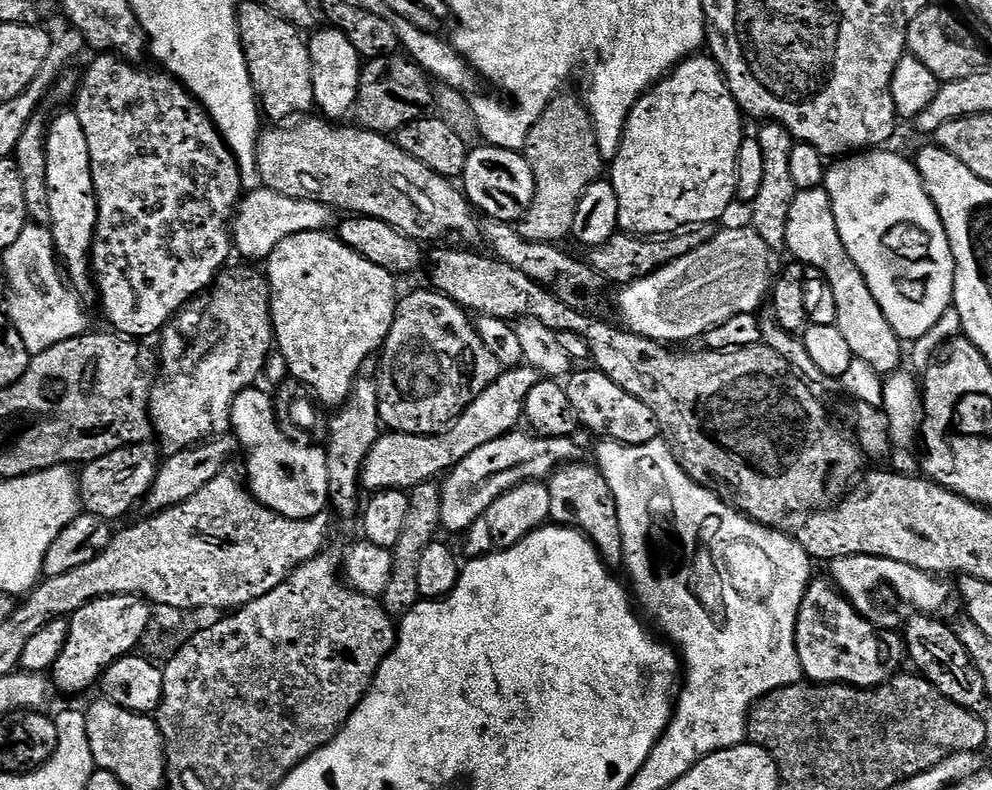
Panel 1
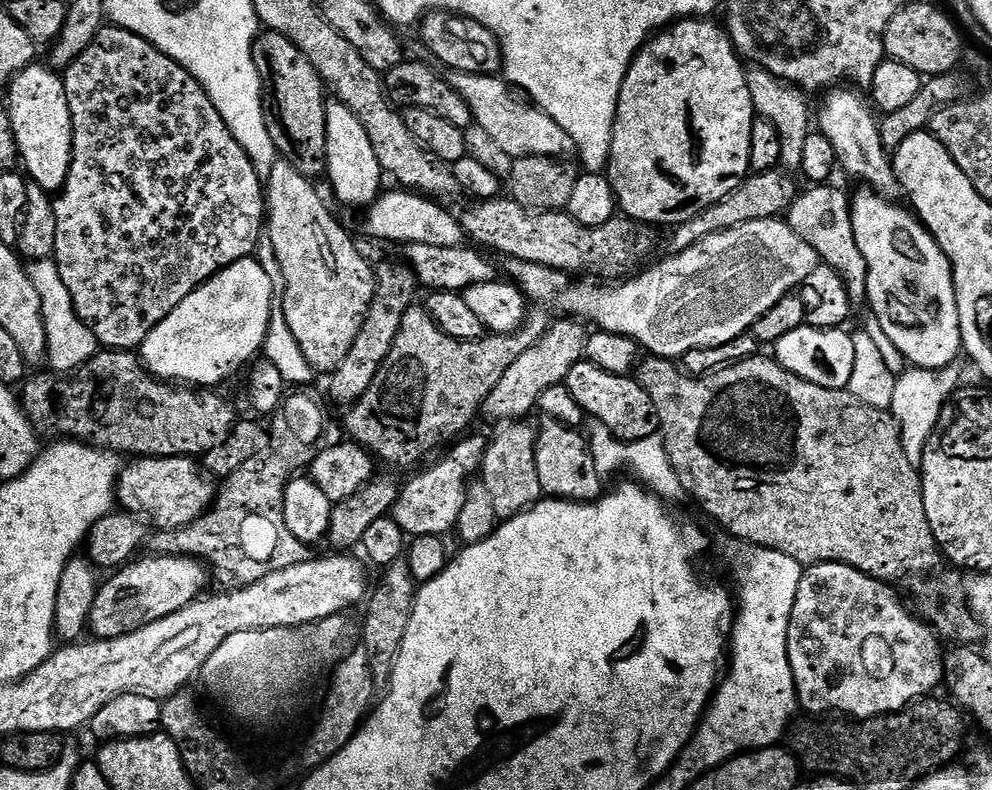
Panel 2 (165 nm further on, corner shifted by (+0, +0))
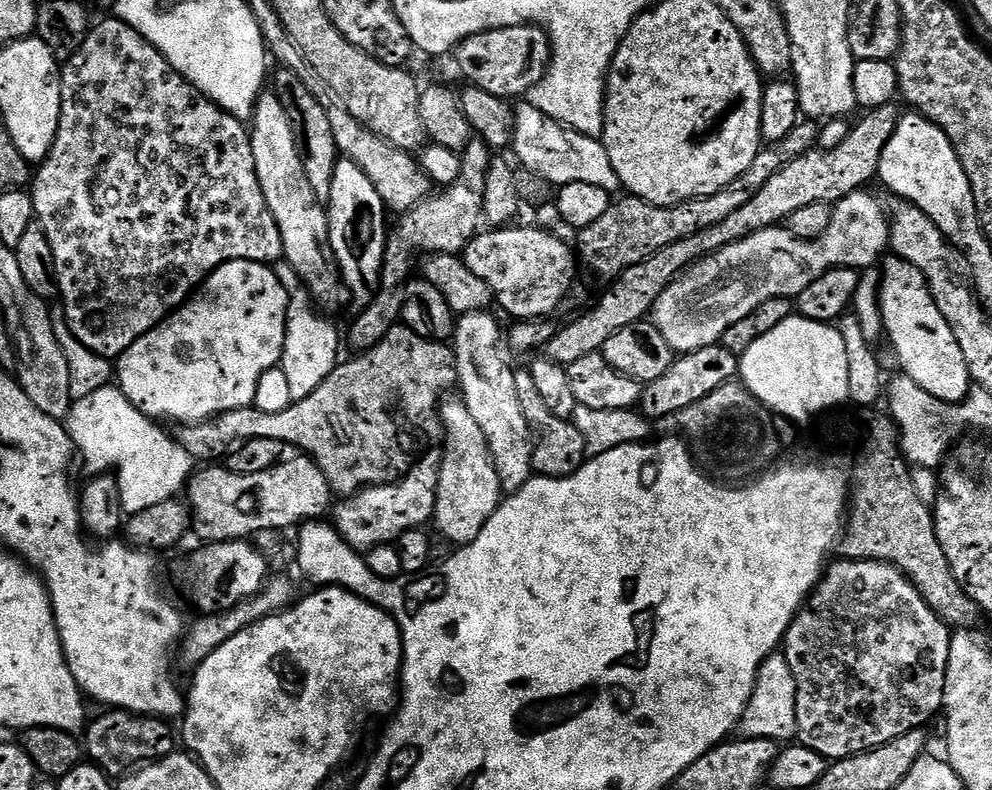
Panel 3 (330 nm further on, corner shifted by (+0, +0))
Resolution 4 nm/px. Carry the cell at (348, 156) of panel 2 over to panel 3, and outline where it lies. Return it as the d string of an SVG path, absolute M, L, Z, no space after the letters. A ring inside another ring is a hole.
M337 159L330 198L326 201L330 246L336 255L343 287L352 291L360 306L369 304L380 287L380 271L384 265L384 247L388 244L390 228L384 225L386 206L374 190L374 182L352 160Z

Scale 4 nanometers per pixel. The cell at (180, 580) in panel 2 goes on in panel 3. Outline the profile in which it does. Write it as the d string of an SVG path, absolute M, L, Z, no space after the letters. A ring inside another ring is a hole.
M247 539L208 542L201 548L204 549L185 562L184 573L180 576L184 592L189 602L197 608L197 613L219 612L222 605L224 608L238 606L251 596L258 595L269 579L267 558Z

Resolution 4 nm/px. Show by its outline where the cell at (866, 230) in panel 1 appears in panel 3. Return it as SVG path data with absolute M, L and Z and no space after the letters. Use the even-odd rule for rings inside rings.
M895 254L882 264L880 309L887 339L898 352L903 374L942 402L957 404L964 400L970 391L970 377L966 358L962 358L962 346L958 346L950 322L938 310L926 278L910 261Z

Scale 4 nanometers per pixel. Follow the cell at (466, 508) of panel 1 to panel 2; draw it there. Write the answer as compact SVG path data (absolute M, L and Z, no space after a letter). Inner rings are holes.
M465 435L451 445L452 448L437 464L429 466L425 472L417 471L408 485L400 488L400 497L391 510L392 519L402 526L402 530L412 538L417 536L439 536L451 533L462 512L465 498L470 487L472 475L481 471L484 457L488 455L489 441L480 436ZM465 439L465 440L464 440ZM420 472L420 473L419 473ZM469 479L469 480L468 480Z

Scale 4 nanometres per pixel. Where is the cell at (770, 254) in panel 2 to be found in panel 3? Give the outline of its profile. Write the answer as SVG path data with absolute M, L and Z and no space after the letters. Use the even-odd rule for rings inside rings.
M868 190L851 192L846 199L839 200L834 205L830 226L819 240L800 240L797 236L790 235L787 227L777 226L761 232L751 232L746 238L699 260L697 264L681 272L670 286L666 286L666 290L652 307L650 319L658 326L658 330L662 330L662 336L666 338L666 342L670 342L673 353L693 352L702 346L721 343L726 330L730 330L734 322L742 322L746 314L754 314L754 310L758 310L762 302L770 302L770 298L783 296L797 298L820 275L832 268L863 270L873 267L889 247L889 227L889 213L884 213L884 204L878 197L871 196Z

